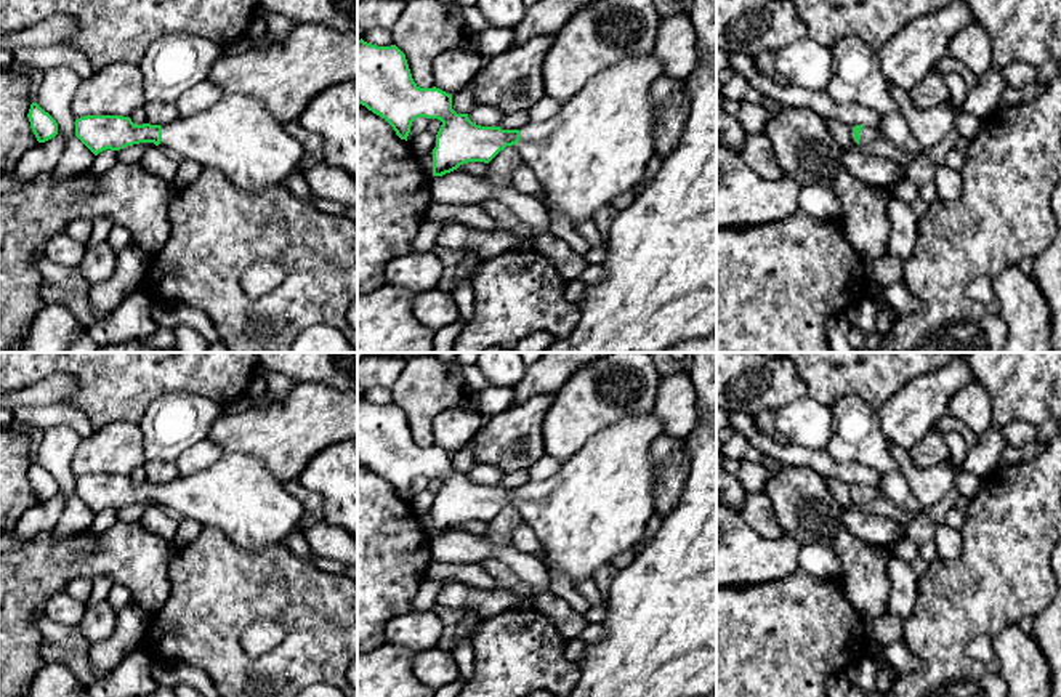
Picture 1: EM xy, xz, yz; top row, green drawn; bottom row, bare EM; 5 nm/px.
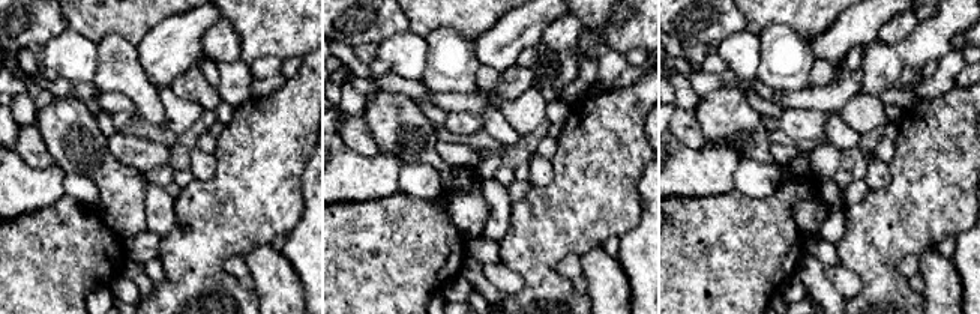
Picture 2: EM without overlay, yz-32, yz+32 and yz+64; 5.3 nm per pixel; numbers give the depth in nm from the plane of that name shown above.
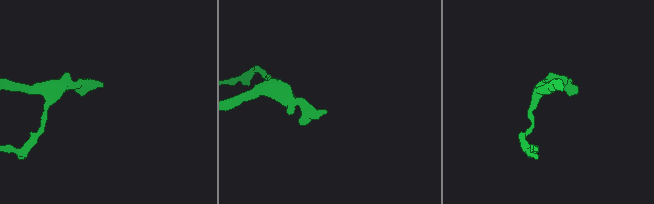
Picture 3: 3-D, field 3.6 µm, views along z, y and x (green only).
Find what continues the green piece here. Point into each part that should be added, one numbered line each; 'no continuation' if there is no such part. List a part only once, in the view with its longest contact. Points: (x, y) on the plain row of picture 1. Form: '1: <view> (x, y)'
1: yz (867, 494)

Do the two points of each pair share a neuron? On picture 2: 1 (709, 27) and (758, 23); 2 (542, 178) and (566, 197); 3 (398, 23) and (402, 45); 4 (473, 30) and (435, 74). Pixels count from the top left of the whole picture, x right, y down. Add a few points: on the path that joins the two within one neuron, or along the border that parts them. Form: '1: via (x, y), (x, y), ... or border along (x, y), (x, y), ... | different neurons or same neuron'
1: border along (743, 15), (746, 29) | different neurons
2: border along (553, 161), (553, 181), (547, 185), (530, 187) | different neurons
3: border along (408, 29), (393, 33), (375, 45) | different neurons
4: border along (431, 32), (453, 29), (474, 42) | different neurons

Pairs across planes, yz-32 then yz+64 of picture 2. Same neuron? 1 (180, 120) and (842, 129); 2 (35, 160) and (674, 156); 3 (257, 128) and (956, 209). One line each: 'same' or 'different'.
1: different
2: different
3: same

